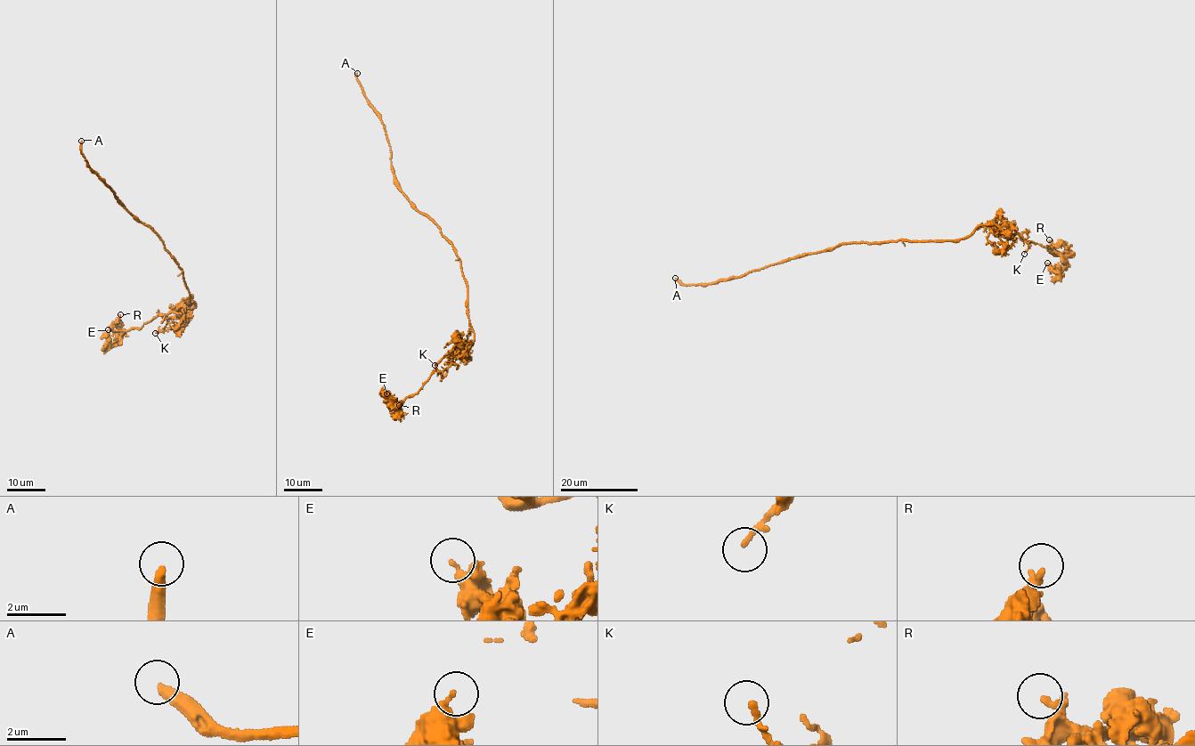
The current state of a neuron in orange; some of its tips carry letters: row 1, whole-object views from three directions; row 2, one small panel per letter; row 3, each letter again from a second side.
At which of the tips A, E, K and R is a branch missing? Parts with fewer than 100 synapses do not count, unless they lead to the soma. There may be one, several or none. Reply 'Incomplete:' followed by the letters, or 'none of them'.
Incomplete: none of them

